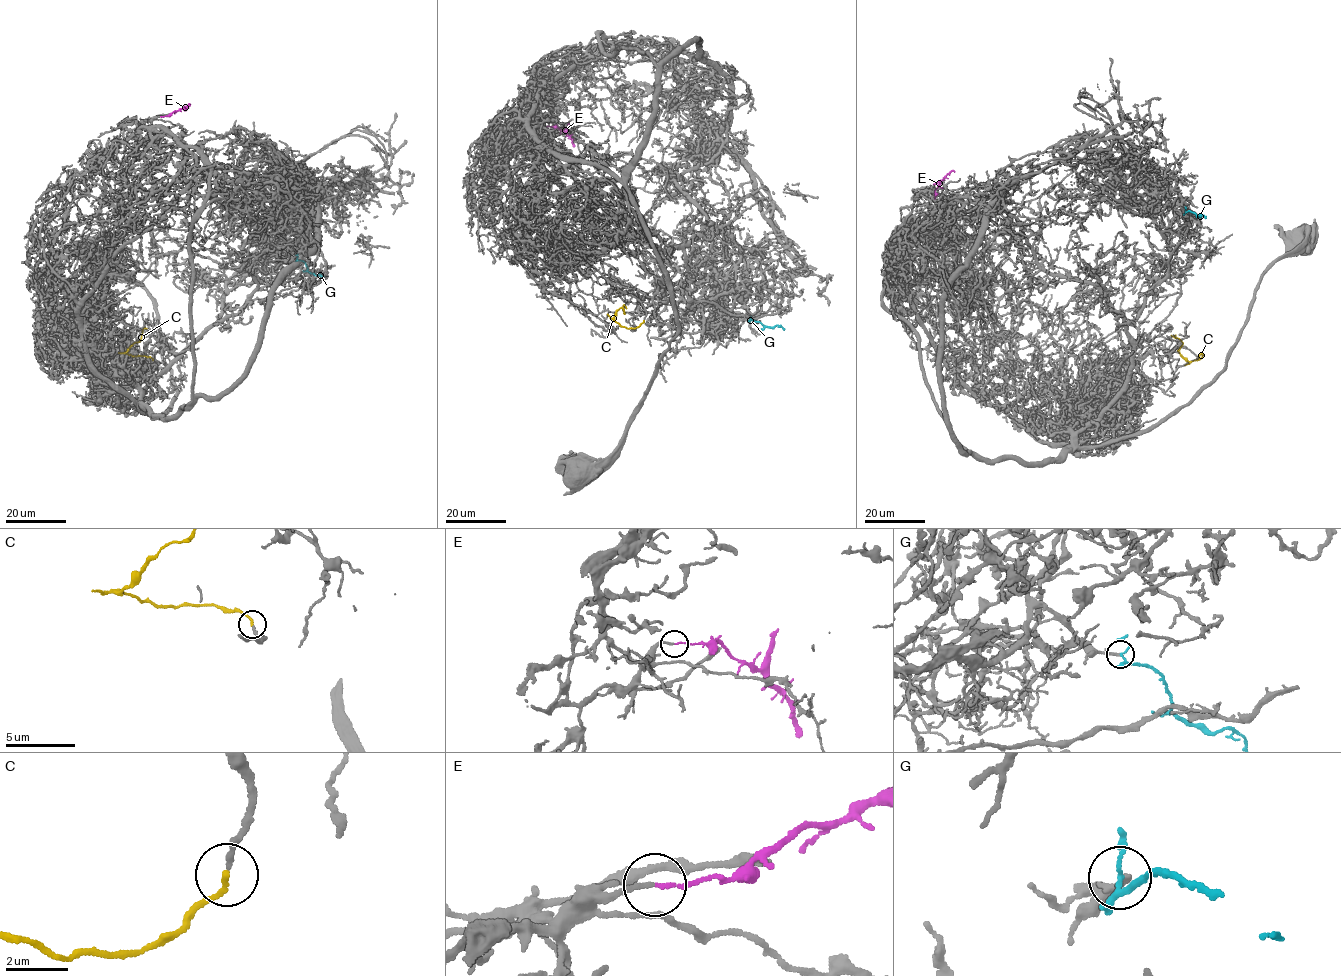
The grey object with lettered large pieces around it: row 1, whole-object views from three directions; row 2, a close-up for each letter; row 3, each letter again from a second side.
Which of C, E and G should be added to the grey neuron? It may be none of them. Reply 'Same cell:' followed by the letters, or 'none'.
Same cell: C

